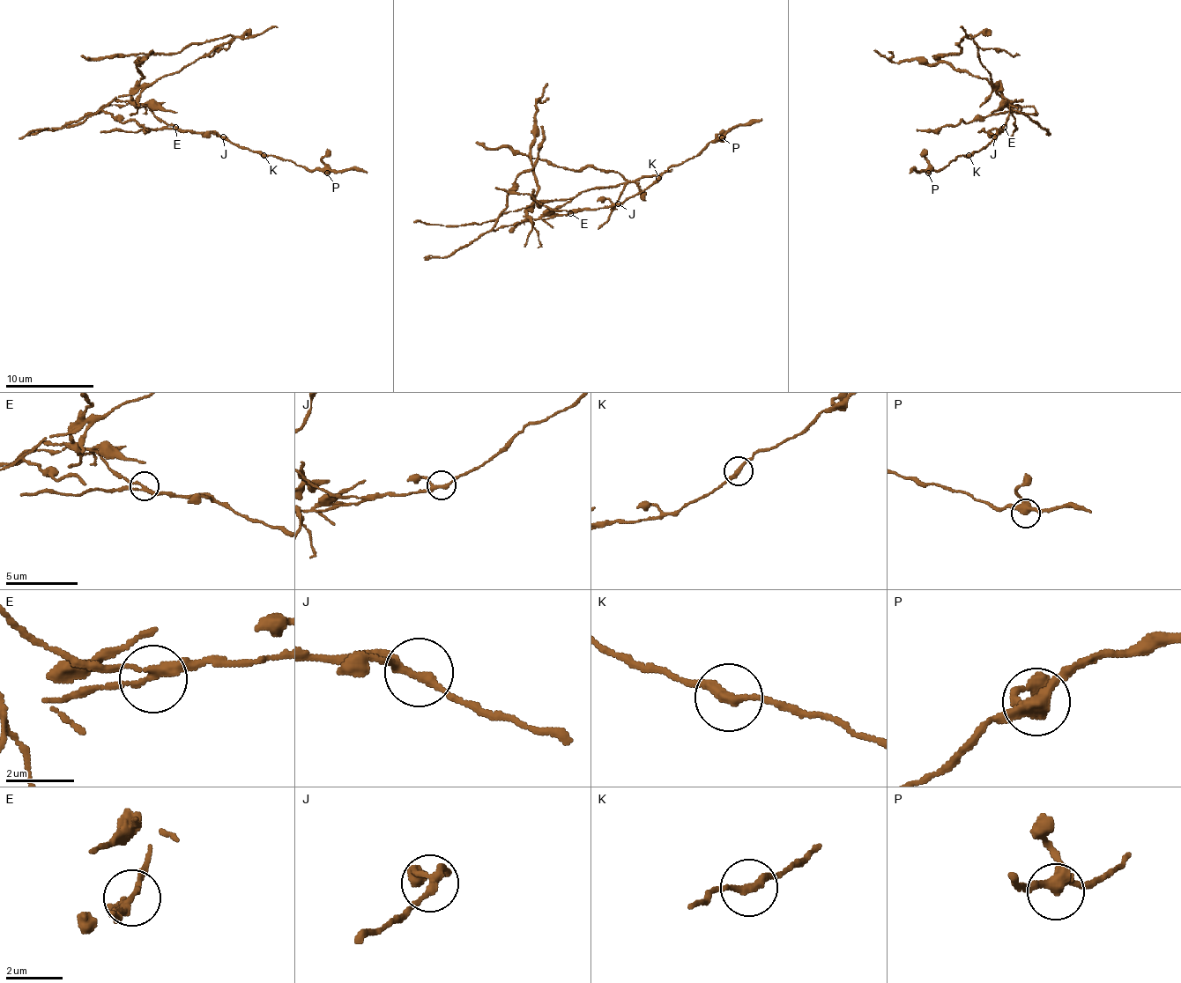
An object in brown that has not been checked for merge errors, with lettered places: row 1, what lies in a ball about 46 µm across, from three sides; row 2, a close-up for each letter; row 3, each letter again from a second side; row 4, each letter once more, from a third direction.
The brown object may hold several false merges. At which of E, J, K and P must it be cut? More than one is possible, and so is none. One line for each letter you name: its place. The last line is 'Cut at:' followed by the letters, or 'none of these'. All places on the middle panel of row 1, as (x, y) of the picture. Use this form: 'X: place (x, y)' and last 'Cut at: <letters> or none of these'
E: place (570, 213)
Cut at: E

